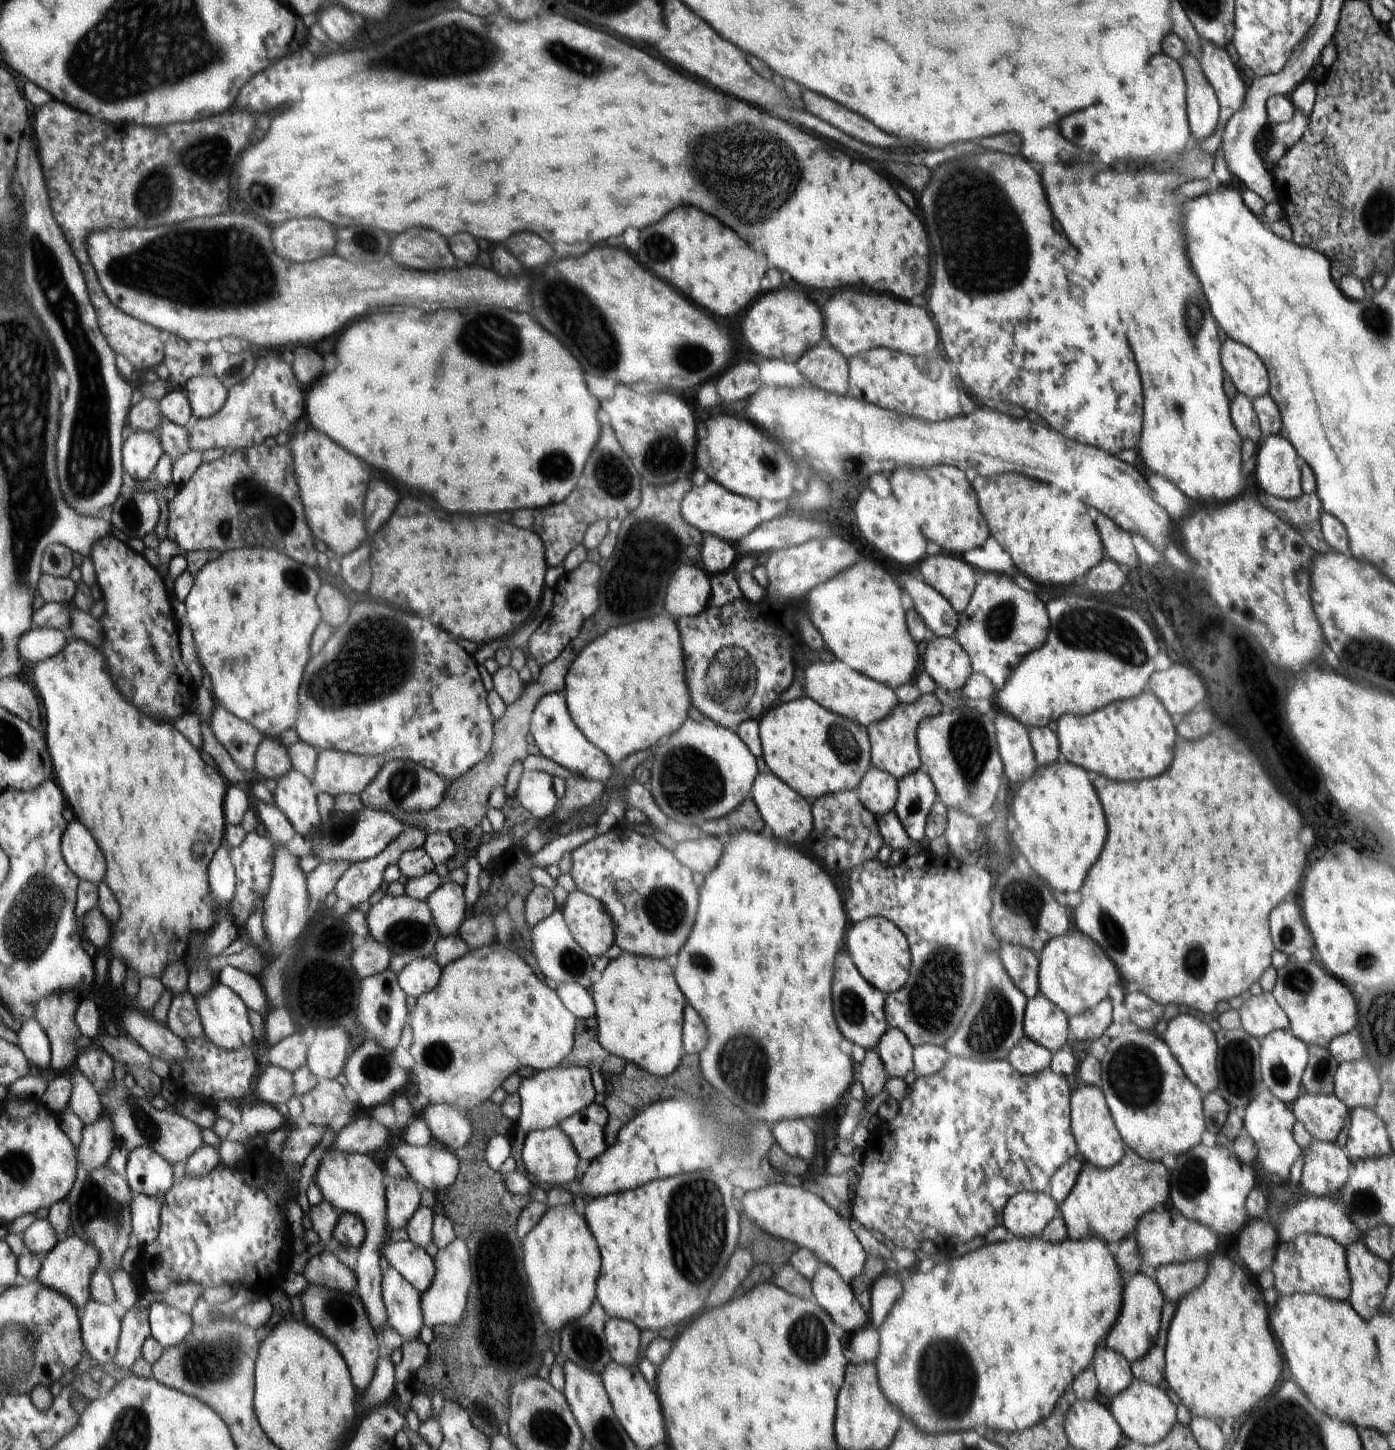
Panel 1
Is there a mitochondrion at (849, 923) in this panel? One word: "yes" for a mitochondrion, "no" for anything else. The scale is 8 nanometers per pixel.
no

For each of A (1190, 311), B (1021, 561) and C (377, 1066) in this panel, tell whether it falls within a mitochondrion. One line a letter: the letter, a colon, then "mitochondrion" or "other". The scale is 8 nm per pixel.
A: mitochondrion
B: other
C: mitochondrion

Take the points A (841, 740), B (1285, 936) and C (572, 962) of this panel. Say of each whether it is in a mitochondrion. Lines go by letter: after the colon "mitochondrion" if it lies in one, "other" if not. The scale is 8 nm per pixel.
A: mitochondrion
B: mitochondrion
C: mitochondrion

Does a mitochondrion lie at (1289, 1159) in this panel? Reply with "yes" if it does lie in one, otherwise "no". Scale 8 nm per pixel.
no

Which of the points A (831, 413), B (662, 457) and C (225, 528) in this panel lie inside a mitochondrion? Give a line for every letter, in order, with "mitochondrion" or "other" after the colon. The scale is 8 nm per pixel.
A: other
B: mitochondrion
C: mitochondrion

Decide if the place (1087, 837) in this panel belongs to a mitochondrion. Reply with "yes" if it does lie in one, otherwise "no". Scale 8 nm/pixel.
no

